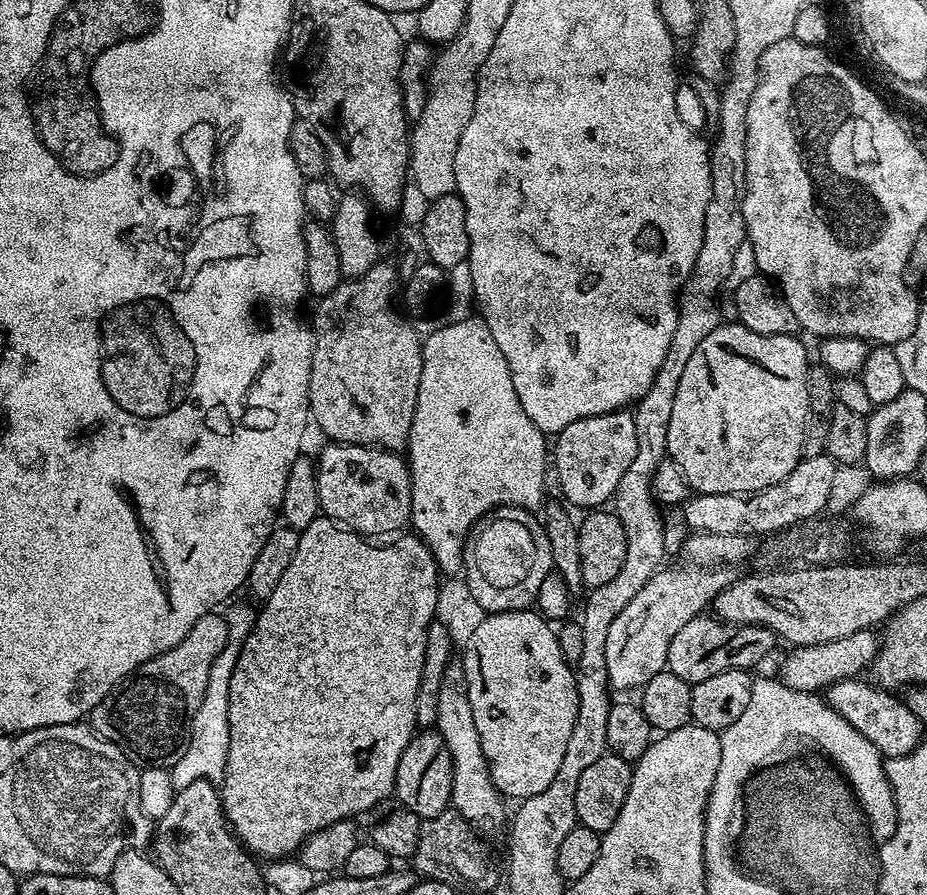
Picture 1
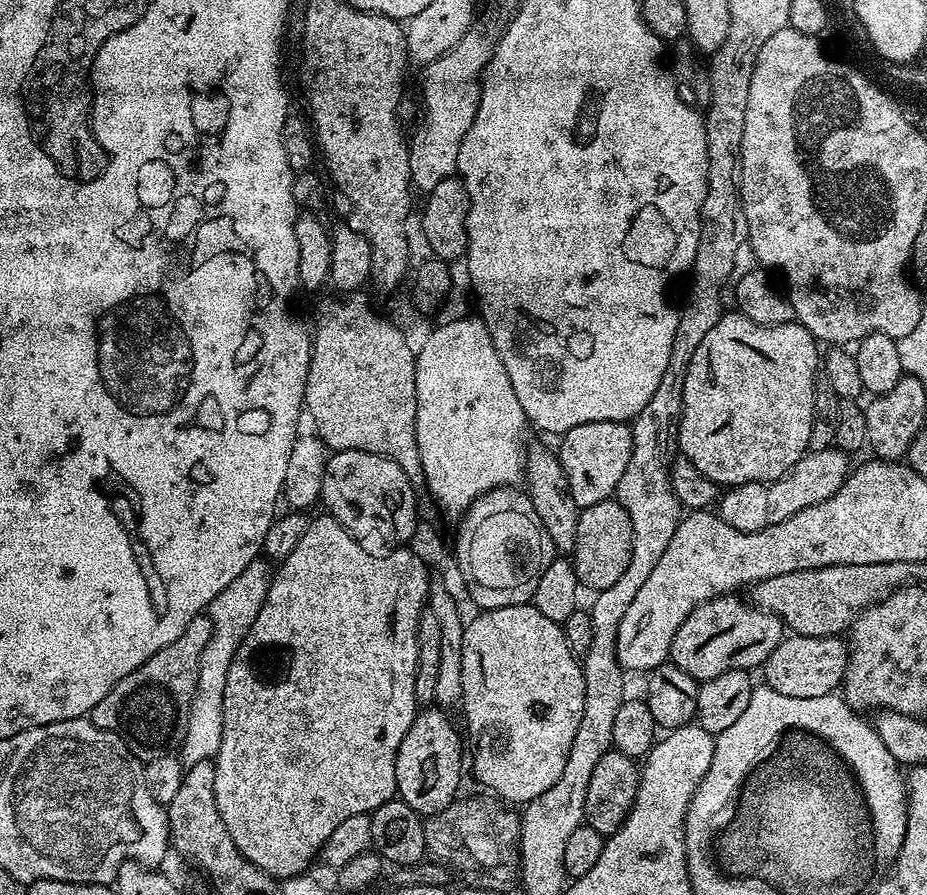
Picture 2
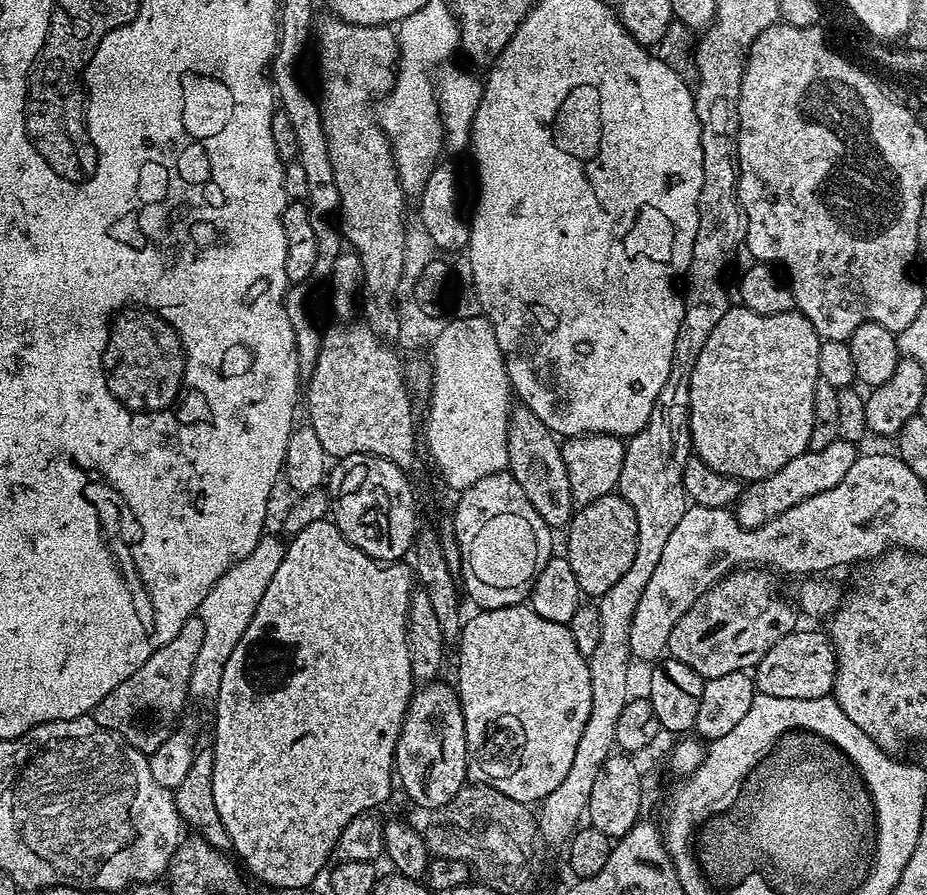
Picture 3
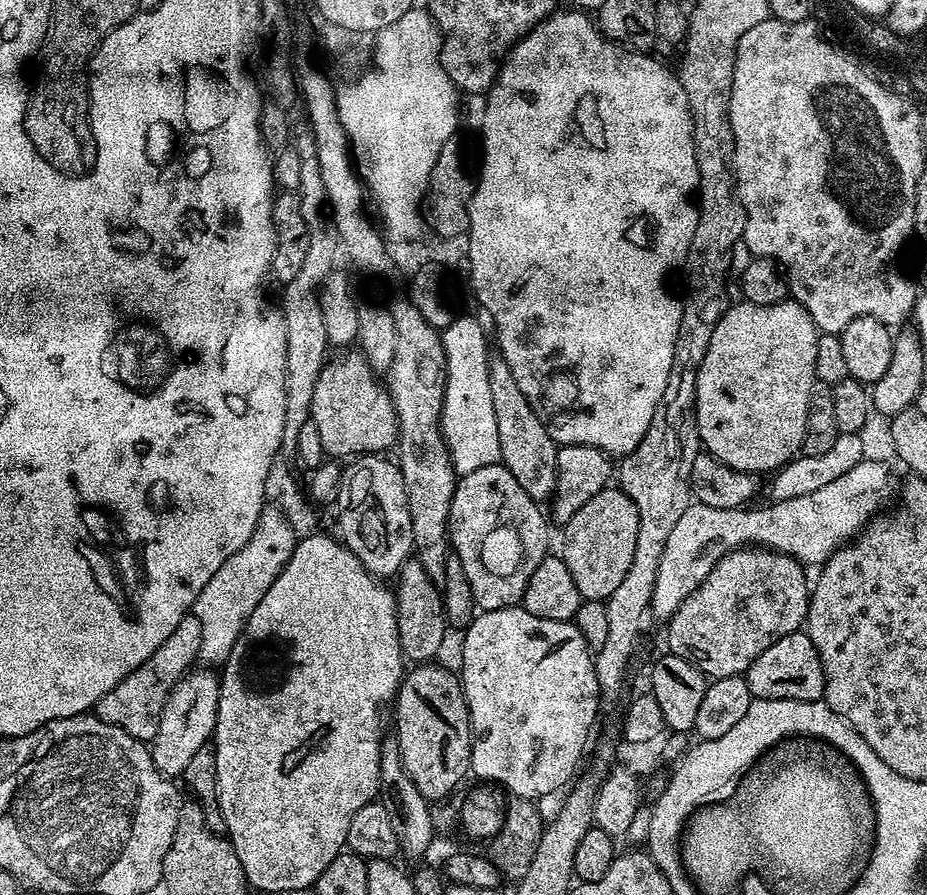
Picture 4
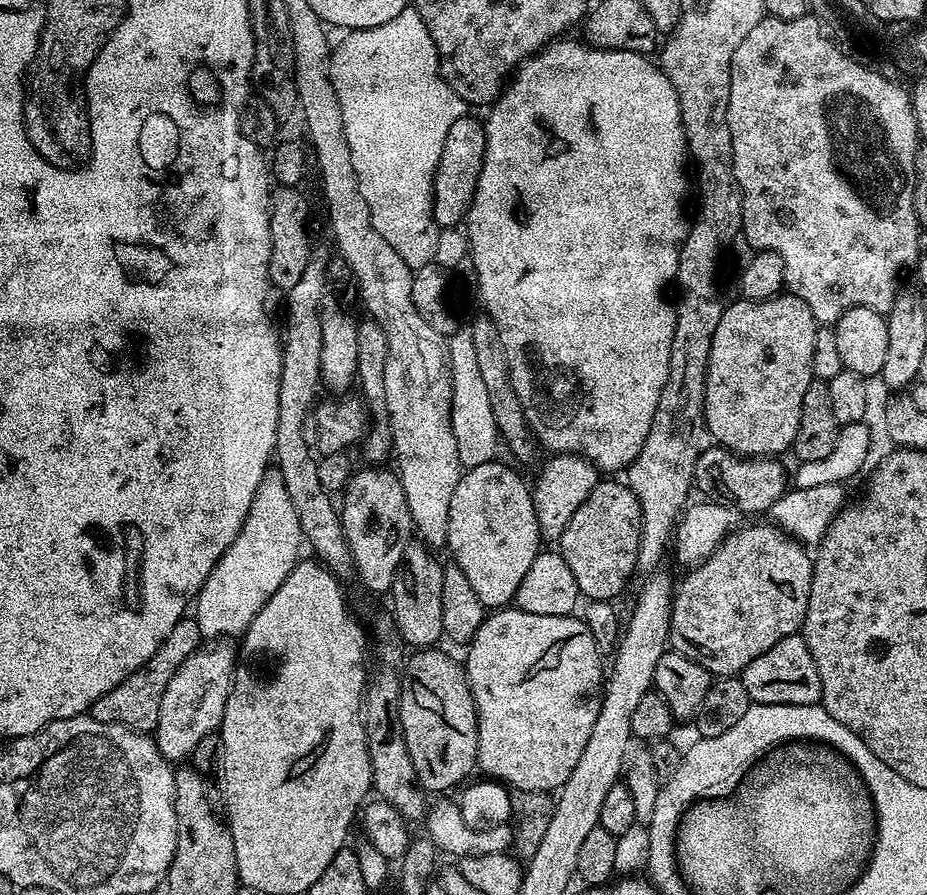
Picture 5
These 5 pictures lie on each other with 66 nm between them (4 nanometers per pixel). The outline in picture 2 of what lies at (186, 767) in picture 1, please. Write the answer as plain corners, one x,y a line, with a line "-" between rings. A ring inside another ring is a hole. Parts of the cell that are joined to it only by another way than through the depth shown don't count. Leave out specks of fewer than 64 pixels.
256,559
214,598
214,602
206,610
212,623
210,642
206,650
202,650
202,662
198,664
198,686
194,694
194,702
190,706
190,718
186,722
186,734
180,743
178,756
185,765
202,764
211,761
222,742
222,698
226,690
226,674
230,671
230,662
234,654
238,654
238,646
242,646
242,638
250,634
250,626
254,626
254,618
258,618
258,610
262,610
262,602
266,602
270,583
270,568
263,559

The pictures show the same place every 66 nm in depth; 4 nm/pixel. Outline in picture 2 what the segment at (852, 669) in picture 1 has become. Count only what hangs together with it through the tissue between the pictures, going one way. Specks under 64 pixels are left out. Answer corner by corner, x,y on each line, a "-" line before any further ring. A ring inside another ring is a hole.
785,635
783,642
764,660
763,683
769,688
778,690
778,694
786,694
786,698
822,698
833,695
843,685
846,666
850,663
849,645
847,643
844,645
842,641
840,636

